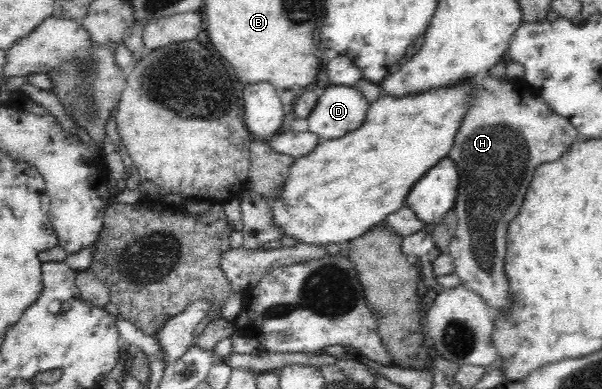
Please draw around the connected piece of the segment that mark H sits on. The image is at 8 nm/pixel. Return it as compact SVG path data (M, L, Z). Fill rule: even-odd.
M486 76L478 88L476 97L471 100L471 108L458 128L456 144L450 150L459 171L458 196L455 202L457 229L449 246L449 254L455 264L455 273L461 285L474 291L495 315L510 311L510 281L506 277L505 260L507 253L506 233L509 222L518 214L518 208L524 200L524 192L532 182L538 164L552 162L561 156L574 141L581 137L568 122L554 113L534 91L522 82L496 82Z

